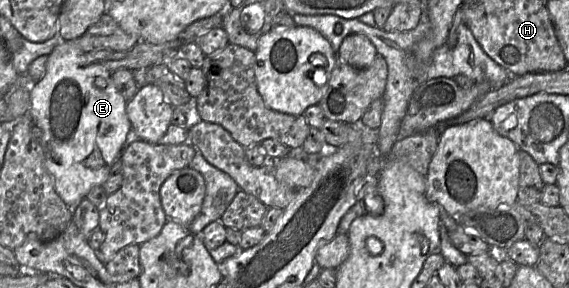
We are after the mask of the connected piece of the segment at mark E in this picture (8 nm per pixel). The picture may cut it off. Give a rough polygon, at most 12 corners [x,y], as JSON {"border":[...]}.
{"border":[[61,41],[31,85],[46,169],[75,210],[131,123],[111,71]]}

